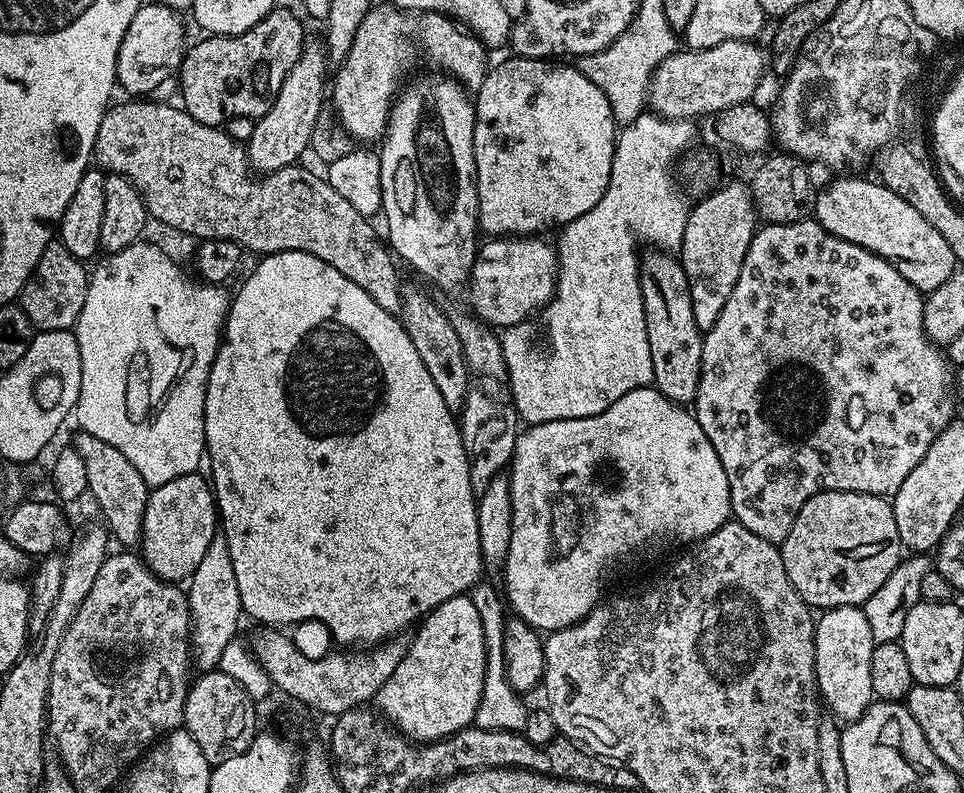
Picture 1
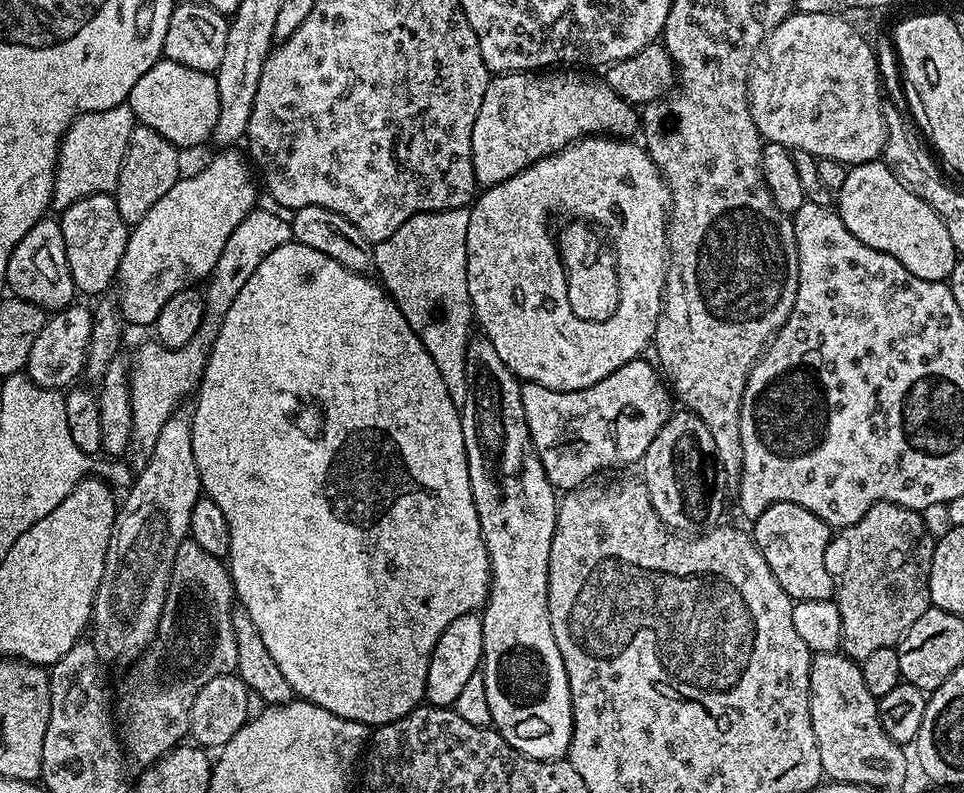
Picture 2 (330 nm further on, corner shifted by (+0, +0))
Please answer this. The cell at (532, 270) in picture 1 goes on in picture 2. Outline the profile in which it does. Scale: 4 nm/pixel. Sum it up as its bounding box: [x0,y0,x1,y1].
[466,136,672,390]

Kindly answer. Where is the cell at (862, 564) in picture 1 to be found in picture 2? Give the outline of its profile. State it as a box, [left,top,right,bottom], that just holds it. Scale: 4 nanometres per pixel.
[750,502,834,601]

